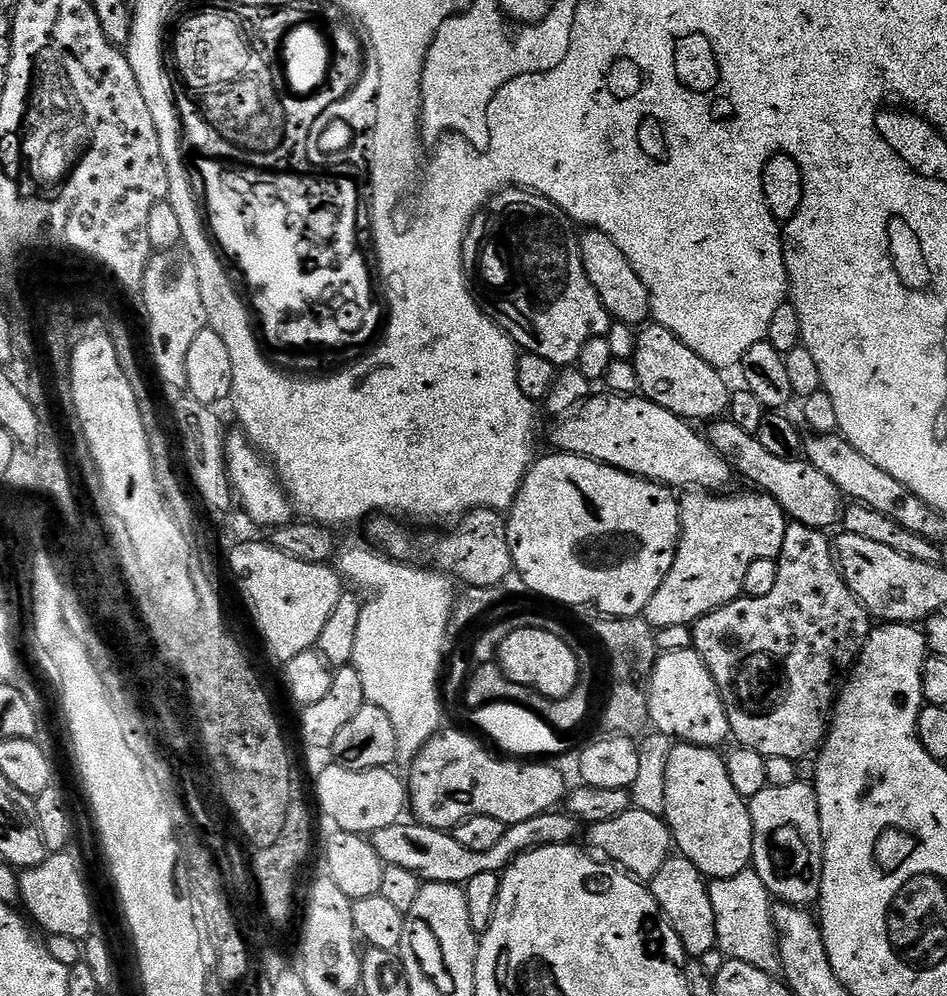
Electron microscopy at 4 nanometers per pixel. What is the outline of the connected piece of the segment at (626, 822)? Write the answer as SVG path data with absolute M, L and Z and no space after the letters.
M635 806L618 814L618 818L606 818L606 822L591 825L587 832L587 847L593 853L599 854L605 861L615 864L641 882L651 882L674 852L668 821L663 816L655 816Z

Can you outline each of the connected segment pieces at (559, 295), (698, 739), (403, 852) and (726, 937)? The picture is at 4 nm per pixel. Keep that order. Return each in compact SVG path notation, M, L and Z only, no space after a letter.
M509 186L500 189L496 195L488 199L486 210L477 212L476 217L468 226L468 235L464 237L464 271L468 273L469 281L474 282L476 303L524 352L538 354L538 358L546 358L546 362L557 366L575 365L576 359L582 354L582 346L586 346L589 338L606 336L608 328L613 324L612 317L609 316L608 311L605 310L598 298L598 290L594 290L594 286L590 286L590 278L586 278L586 270L582 266L577 237L574 232L572 236L572 232L567 226L569 227L566 223L566 217L557 204L550 202L544 196L539 196L537 192L529 192L527 188Z
M695 648L657 655L648 680L648 719L655 731L686 744L716 748L724 739L729 739L728 715L722 694Z
M553 810L546 814L538 814L534 818L526 818L526 822L518 822L517 824L505 827L502 839L495 844L494 850L479 852L478 850L466 850L466 846L461 846L458 843L458 838L454 838L451 831L443 828L431 828L419 822L411 823L401 822L399 824L391 824L390 826L382 826L382 830L371 833L370 839L374 850L378 852L378 858L382 858L385 864L403 866L406 870L415 872L421 881L429 884L446 882L447 884L458 884L461 886L468 884L470 878L475 878L477 874L503 873L504 869L516 857L521 856L523 852L529 852L542 846L571 844L577 839L575 836L579 834L580 828L582 832L581 821L577 820L576 817L571 816L566 810Z
M745 870L730 878L712 880L708 893L710 906L714 906L716 948L724 951L727 959L741 960L750 966L758 966L763 972L775 973L780 968L780 947L776 944L770 897L762 878L758 878L754 870Z

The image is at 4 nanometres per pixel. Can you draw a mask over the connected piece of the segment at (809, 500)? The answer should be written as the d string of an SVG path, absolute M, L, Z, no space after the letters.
M727 418L713 420L707 425L707 440L720 457L731 466L733 473L745 476L753 489L759 490L765 496L774 498L778 506L782 506L784 515L789 521L805 524L811 528L821 530L831 529L831 524L841 519L842 497L840 492L819 470L806 459L787 460L778 458L762 446L762 442L753 433L742 430L742 426L734 426L734 422Z

